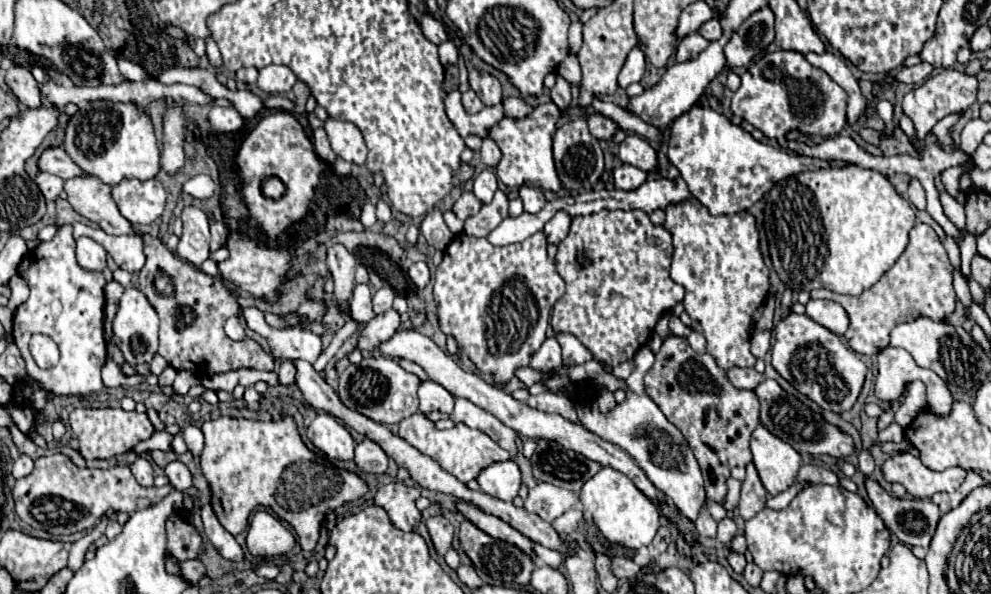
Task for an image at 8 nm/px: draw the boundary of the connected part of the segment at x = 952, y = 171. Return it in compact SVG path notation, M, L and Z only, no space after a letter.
M958 165L958 167L950 167L942 173L942 185L944 189L960 201L960 189L958 189L958 177L964 173L964 165Z

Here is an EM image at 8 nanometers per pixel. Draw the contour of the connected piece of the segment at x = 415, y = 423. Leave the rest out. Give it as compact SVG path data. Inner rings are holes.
M414 413L408 419L402 419L398 435L404 441L408 441L410 445L414 445L420 453L438 461L448 473L452 473L462 483L476 479L478 473L482 469L486 469L488 465L510 459L510 453L506 449L502 449L496 441L492 441L486 433L482 433L478 429L470 429L464 423L458 423L446 431L438 431L438 429L434 429L434 423L430 419L426 419L426 415L422 415L422 413Z

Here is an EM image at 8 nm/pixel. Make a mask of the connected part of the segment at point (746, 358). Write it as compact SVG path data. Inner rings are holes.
M692 197L692 199L684 201L684 203L670 205L670 207L666 209L666 223L664 223L664 227L670 231L672 243L674 243L674 255L672 255L672 279L674 279L676 283L684 285L684 289L686 289L686 297L684 297L682 303L684 303L686 313L688 313L690 319L692 319L692 329L698 331L698 333L702 333L702 335L706 337L706 341L708 341L708 353L718 361L718 365L720 365L722 369L732 369L732 367L754 367L756 359L754 359L754 355L750 353L750 331L748 331L748 329L750 329L750 319L752 319L752 313L762 305L762 301L766 299L768 289L770 289L770 283L768 283L768 267L764 265L762 253L760 253L758 231L756 231L754 217L752 217L750 213L746 213L746 211L736 213L736 215L732 215L732 217L728 217L728 215L710 215L708 209L706 209L698 199Z

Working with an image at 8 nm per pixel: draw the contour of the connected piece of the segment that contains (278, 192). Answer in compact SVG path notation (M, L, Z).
M270 177L262 185L262 193L266 197L270 197L270 199L280 199L284 195L284 183L280 179L276 179L276 177Z

